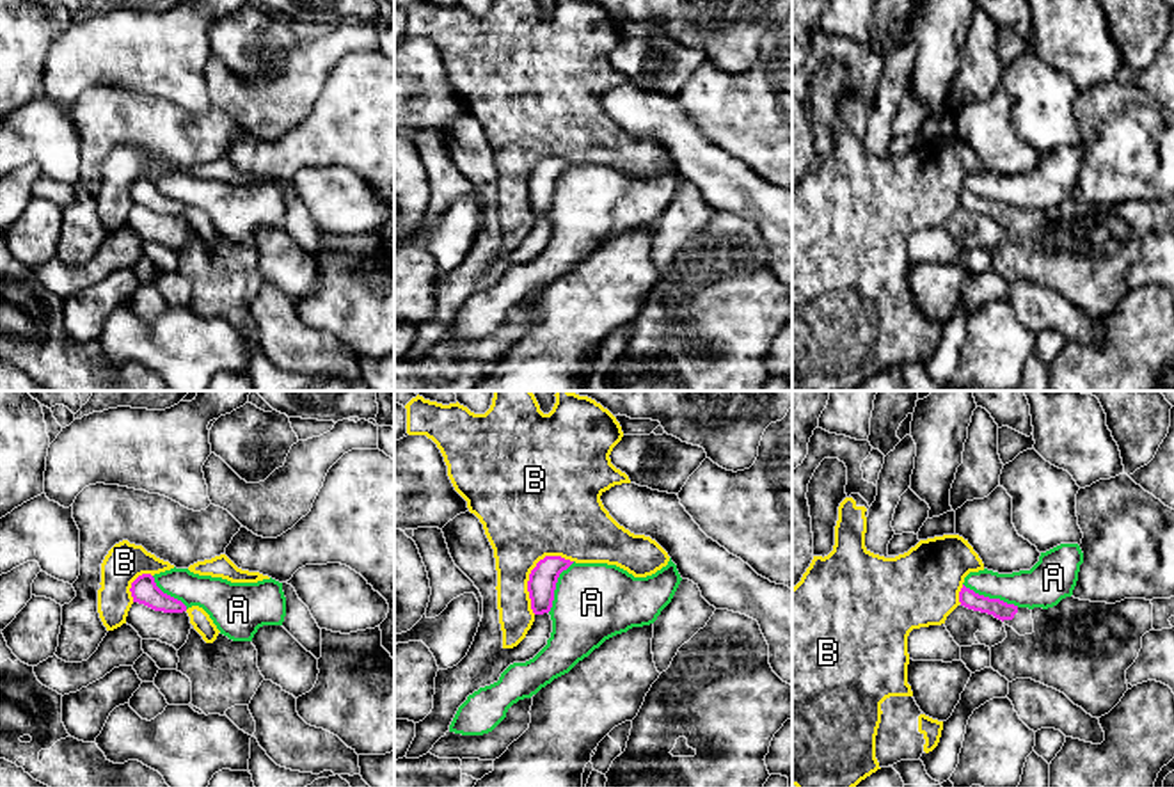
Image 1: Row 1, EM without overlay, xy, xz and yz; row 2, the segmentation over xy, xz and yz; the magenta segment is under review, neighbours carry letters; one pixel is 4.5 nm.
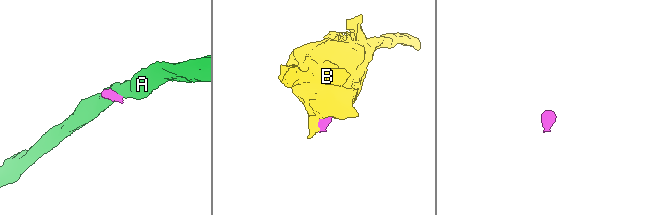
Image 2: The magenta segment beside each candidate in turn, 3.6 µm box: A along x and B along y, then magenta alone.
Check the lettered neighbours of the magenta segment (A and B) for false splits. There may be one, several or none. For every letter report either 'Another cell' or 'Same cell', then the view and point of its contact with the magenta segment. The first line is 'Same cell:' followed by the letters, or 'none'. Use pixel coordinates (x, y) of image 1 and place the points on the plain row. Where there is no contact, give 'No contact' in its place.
Same cell: none
A: Another cell. Touches magenta at yz (991, 201)
B: Another cell. Touches magenta at xz (531, 173)

